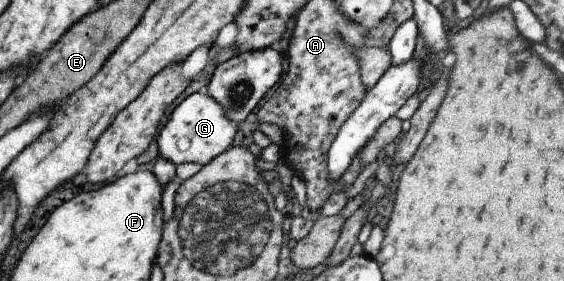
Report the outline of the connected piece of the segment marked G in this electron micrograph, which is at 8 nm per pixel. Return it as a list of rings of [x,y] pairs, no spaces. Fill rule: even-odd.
[[[198,91],[185,97],[171,111],[167,123],[157,133],[157,154],[169,163],[197,163],[203,166],[219,153],[226,151],[236,132],[237,123],[225,117],[219,103],[215,103],[207,93]]]

